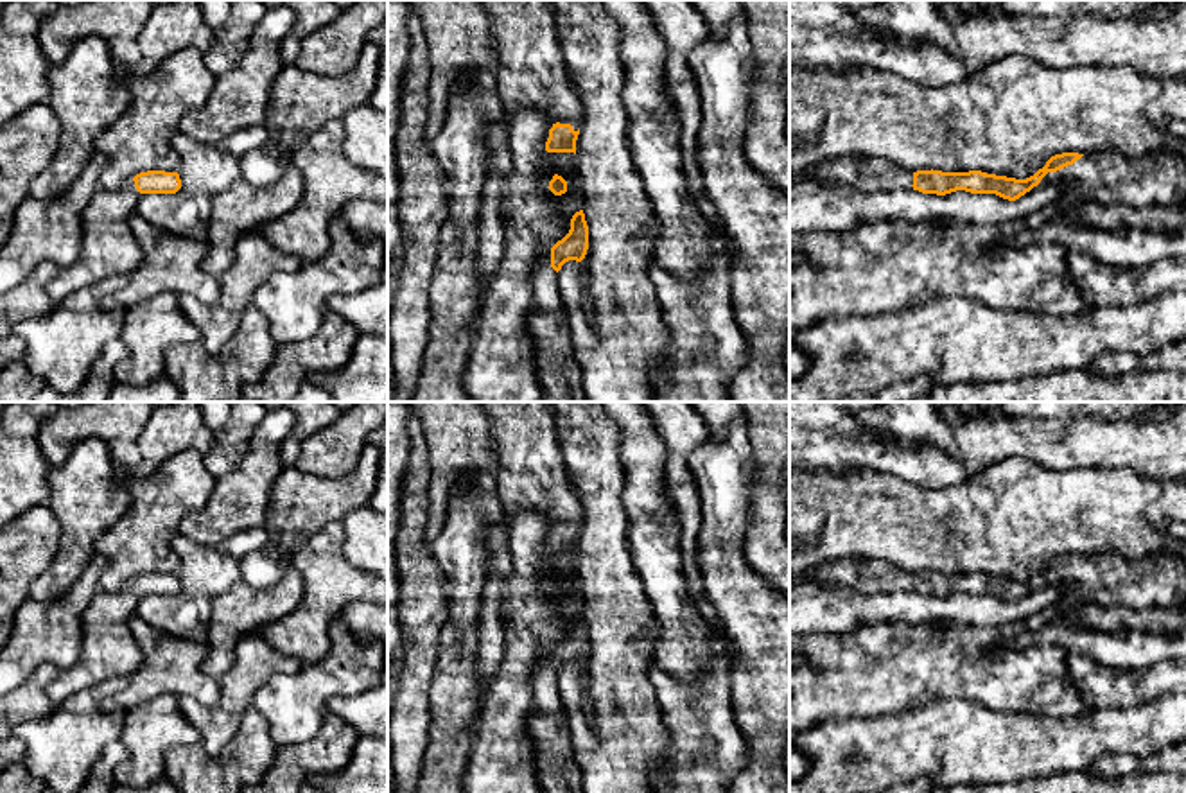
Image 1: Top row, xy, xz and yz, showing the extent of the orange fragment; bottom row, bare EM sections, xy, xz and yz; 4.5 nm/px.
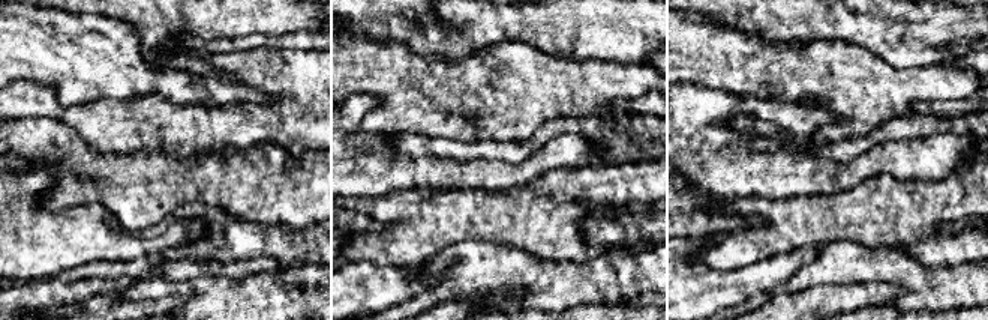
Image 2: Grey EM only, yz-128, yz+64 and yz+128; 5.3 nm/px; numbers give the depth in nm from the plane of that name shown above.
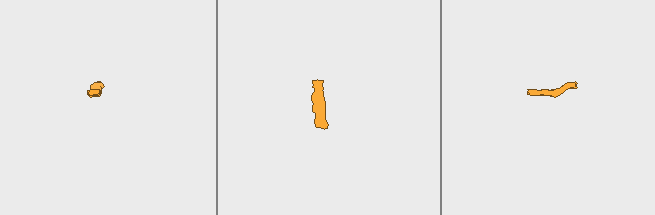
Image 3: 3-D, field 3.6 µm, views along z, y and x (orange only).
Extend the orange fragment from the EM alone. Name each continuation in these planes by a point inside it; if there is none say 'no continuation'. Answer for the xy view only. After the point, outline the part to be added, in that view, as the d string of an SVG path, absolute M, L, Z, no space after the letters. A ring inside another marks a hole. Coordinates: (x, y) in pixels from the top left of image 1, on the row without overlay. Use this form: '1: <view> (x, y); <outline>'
1: xy (108, 650); M133 580L115 592L99 590L93 596L81 619L79 658L45 691L54 707L104 680L129 678L142 666L145 657L129 628L140 599Z

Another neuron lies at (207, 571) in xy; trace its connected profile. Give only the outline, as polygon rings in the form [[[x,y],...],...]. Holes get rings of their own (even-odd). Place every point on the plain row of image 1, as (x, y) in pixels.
[[[264,527],[242,529],[214,545],[196,544],[178,535],[172,542],[172,549],[181,560],[178,572],[181,590],[176,596],[142,596],[135,614],[161,633],[205,642],[214,599],[242,580],[240,562],[251,551],[266,545],[267,540],[269,536]]]

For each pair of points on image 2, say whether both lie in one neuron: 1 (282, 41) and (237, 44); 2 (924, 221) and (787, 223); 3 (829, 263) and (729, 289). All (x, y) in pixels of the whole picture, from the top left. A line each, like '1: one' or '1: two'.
1: one
2: one
3: two

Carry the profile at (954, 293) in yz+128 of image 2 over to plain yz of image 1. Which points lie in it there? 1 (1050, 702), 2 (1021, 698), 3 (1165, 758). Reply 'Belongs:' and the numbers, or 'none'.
Belongs: none

